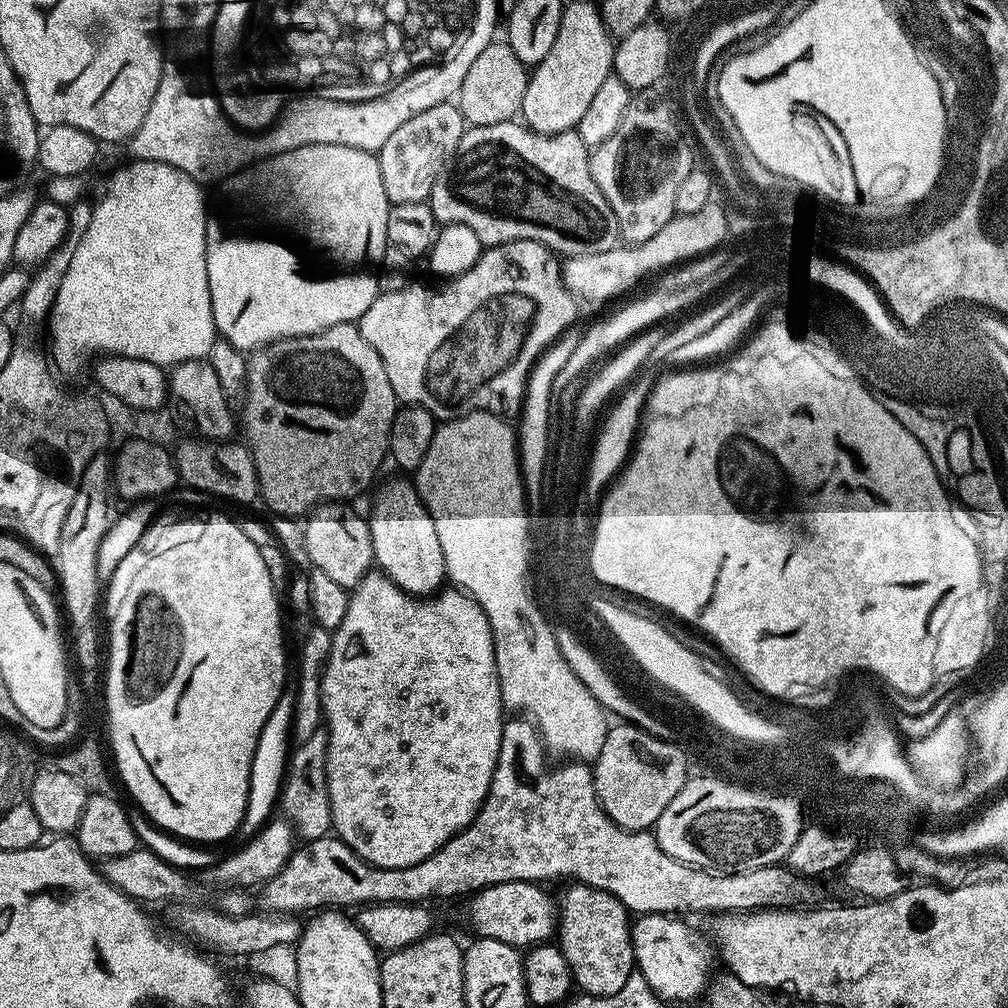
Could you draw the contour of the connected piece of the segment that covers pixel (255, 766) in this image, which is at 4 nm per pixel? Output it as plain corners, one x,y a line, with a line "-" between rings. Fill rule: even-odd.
287,683
285,690
281,694
274,710
267,719
266,726
263,727
262,734
259,735
256,756
251,764
250,790
247,796
247,806
244,811
243,821
238,832
243,839
251,839
260,831
271,817
272,808
277,805
279,794
282,790
283,778
286,774
288,761
288,740
290,746
291,722
293,716
294,702
296,701
295,683

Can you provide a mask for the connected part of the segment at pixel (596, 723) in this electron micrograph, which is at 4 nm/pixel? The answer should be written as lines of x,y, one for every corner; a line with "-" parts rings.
492,410
471,412
455,420
443,421
430,442
430,450
426,450
426,458
422,458
420,467
415,469
414,487
430,518
434,518
434,530
438,530
447,579
457,589
473,596
478,606
482,606
486,618
492,621
500,697
504,699
505,709
512,711
513,708
516,711
513,713
523,713
531,720
545,749
553,757
560,756
556,758
567,758
572,762
594,762
602,750
602,742
606,742
610,727
606,710
596,701
594,694
586,690
578,674
570,670
566,658
562,658
556,636
546,626
543,614
538,609
528,612
528,604
520,604
520,566
506,566
500,554
504,542
520,540
526,533
528,514
517,433
506,421
503,415

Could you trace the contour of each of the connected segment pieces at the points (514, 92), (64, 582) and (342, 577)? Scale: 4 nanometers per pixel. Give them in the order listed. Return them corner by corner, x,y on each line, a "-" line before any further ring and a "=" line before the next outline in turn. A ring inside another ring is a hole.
493,40
477,58
474,58
474,63
466,72
465,81
457,92
456,105
465,123
476,127
513,121
519,115
526,96
529,75
527,65
514,54
509,44
502,40
=
97,454
89,460
79,477
80,485
74,488
73,500
62,522
54,567
58,592
64,595
63,611
65,608
69,618
76,624
91,622
92,615
98,612
98,601
102,596
102,581
98,578
98,550
114,523
114,492
110,487
112,466
113,461
109,457
107,460
104,454
=
329,502
319,505
307,517
308,525
304,528
304,552
308,555
308,560
312,563
311,567
315,571
326,574
333,582
338,582
338,586
346,589
353,589
357,584
362,582
362,578
367,576
374,568
374,546
370,538
370,530
368,529
368,521
362,515
352,509
344,502

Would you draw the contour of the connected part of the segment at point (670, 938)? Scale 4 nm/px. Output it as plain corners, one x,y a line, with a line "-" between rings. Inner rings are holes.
649,912
637,915
631,925
635,967
655,990
656,995
665,1002
699,1001
710,984
708,971
712,968
712,956
714,960
713,949
709,941
704,941
684,920
687,919
676,914

